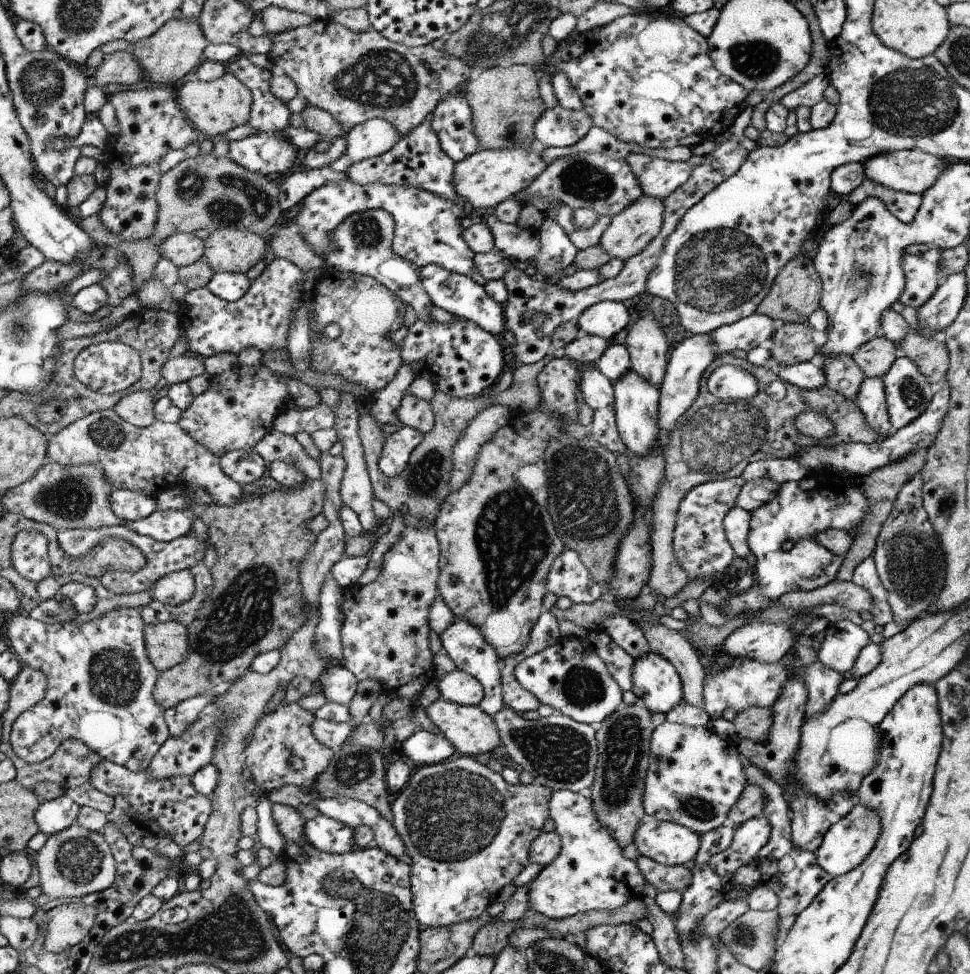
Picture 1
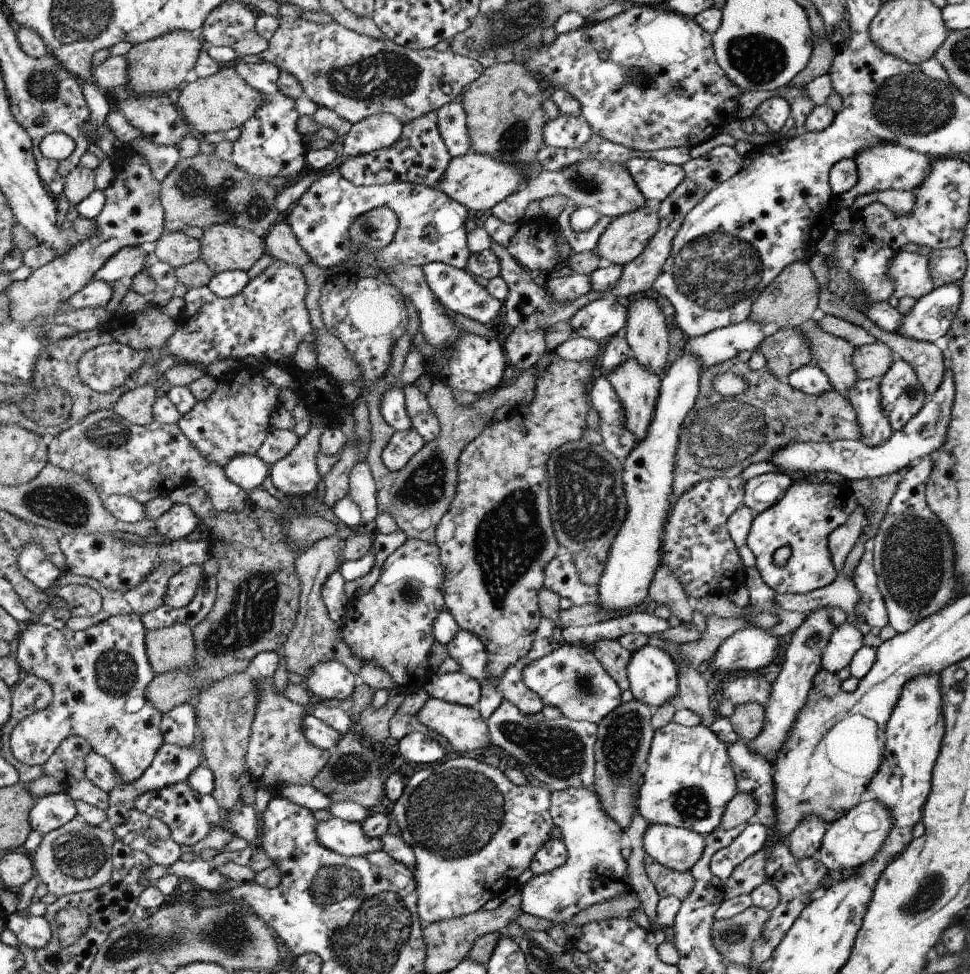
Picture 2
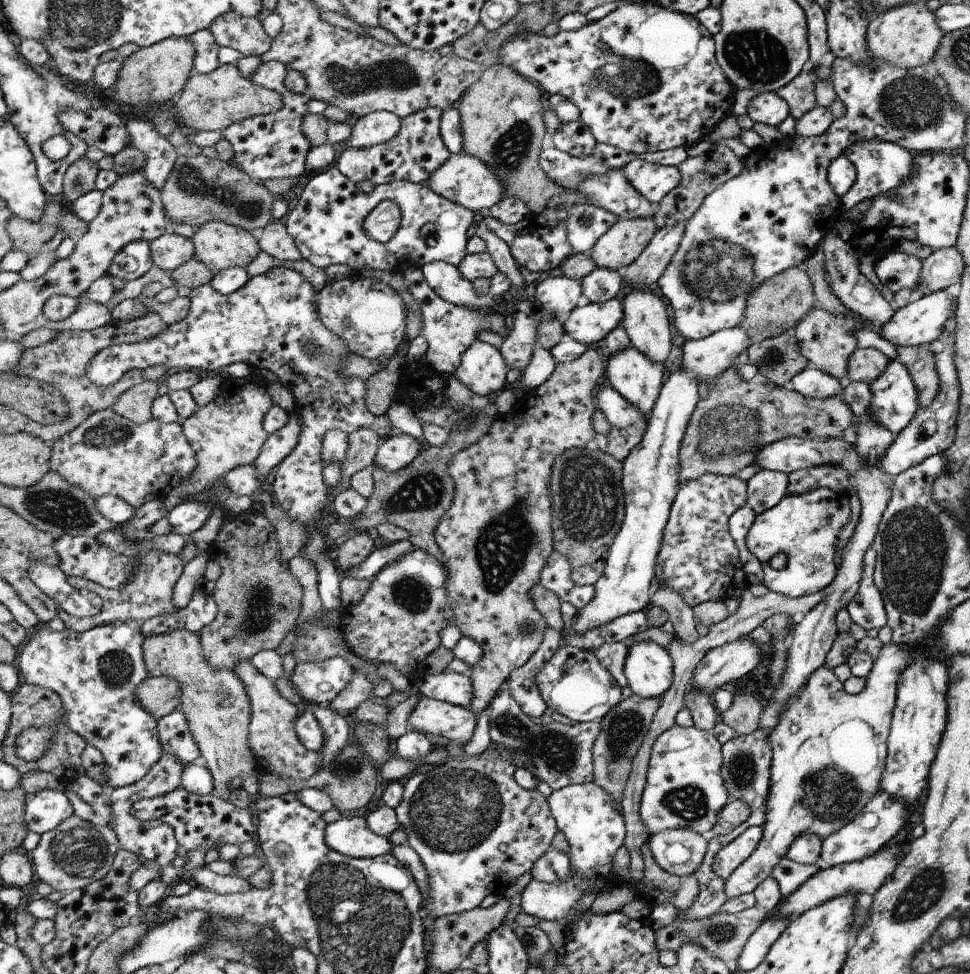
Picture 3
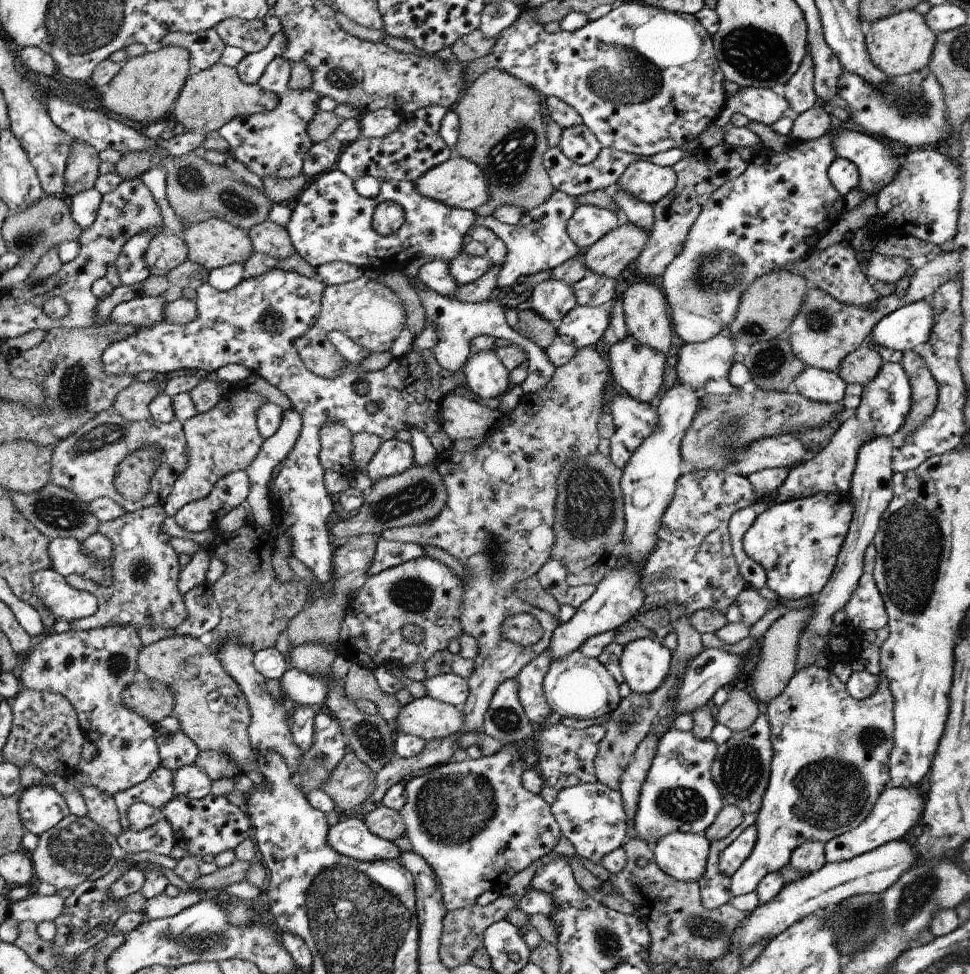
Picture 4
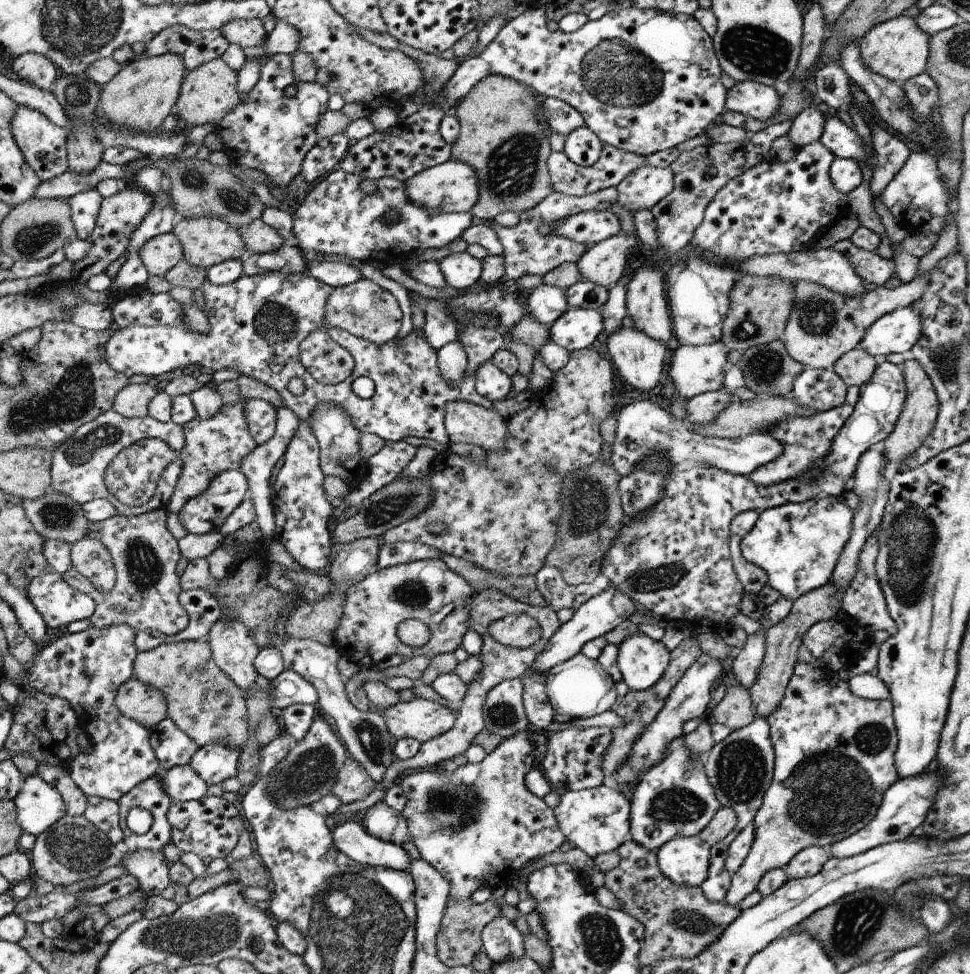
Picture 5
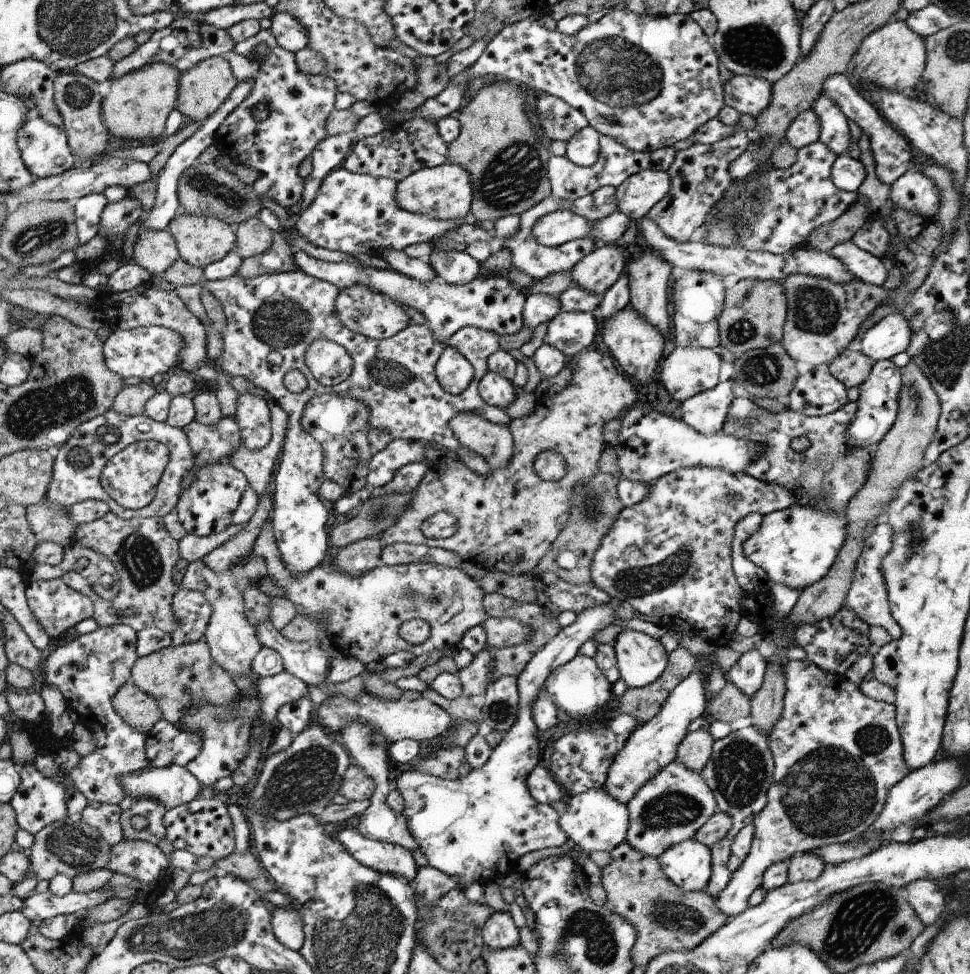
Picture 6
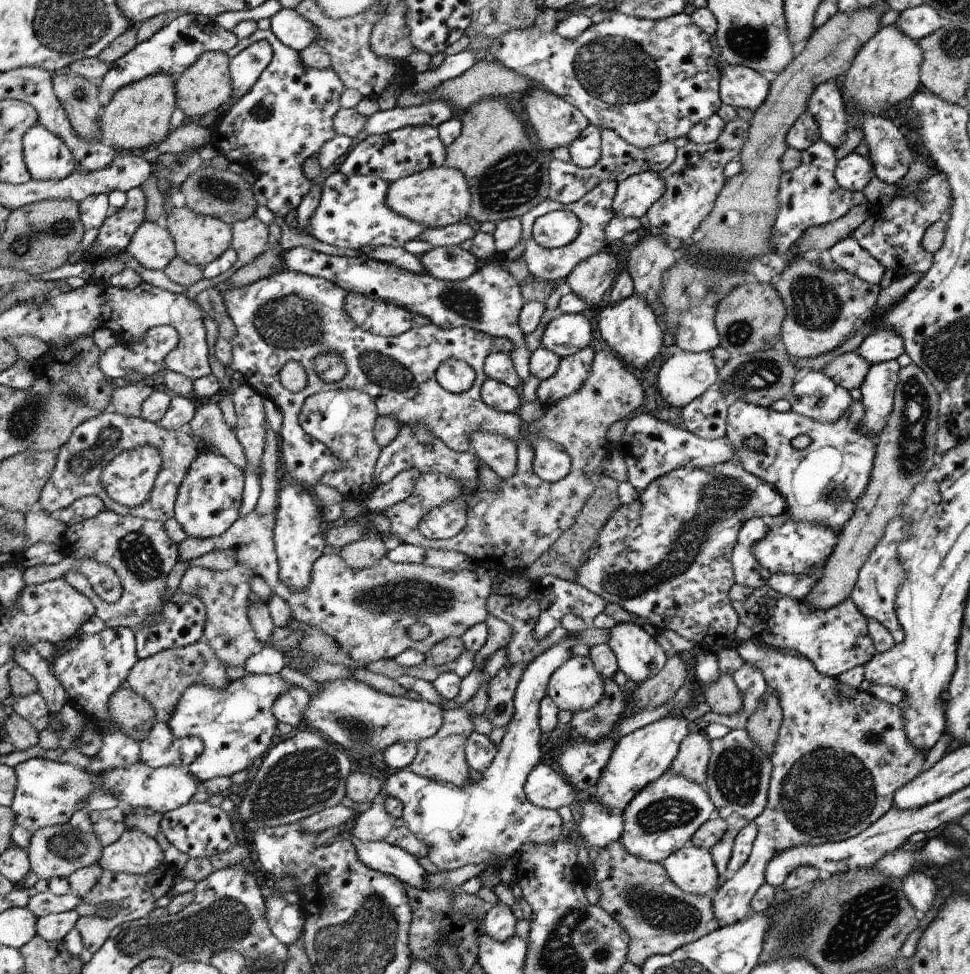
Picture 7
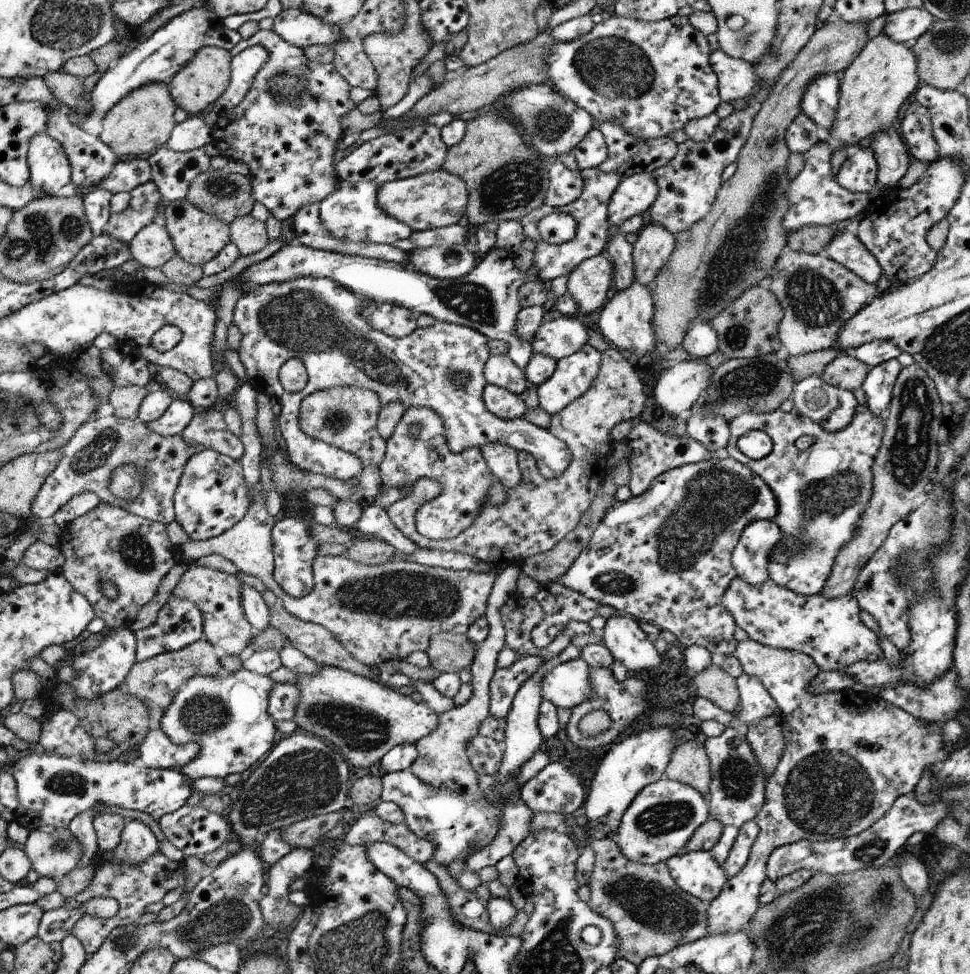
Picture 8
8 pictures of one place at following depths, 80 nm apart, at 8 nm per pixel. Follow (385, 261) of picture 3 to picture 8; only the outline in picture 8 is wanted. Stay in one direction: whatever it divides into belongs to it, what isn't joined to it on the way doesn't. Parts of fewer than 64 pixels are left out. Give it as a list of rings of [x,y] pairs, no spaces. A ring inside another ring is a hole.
[[[348,181],[338,183],[337,189],[319,203],[319,215],[323,225],[332,236],[354,242],[384,243],[392,245],[396,240],[409,238],[414,232],[407,224],[388,216],[376,202],[378,187],[372,181],[354,184]]]

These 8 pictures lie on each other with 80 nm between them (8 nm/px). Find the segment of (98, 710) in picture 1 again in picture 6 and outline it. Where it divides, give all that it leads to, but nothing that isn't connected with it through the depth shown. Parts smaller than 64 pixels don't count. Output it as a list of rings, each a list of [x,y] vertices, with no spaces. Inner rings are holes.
[[[127,625],[99,627],[93,632],[58,646],[45,661],[41,672],[43,684],[58,688],[67,707],[78,716],[78,723],[86,726],[96,742],[96,750],[82,756],[79,764],[70,770],[74,788],[89,802],[120,805],[124,793],[124,776],[152,768],[147,756],[149,735],[132,728],[120,717],[112,703],[118,691],[131,679],[138,662],[138,634]]]

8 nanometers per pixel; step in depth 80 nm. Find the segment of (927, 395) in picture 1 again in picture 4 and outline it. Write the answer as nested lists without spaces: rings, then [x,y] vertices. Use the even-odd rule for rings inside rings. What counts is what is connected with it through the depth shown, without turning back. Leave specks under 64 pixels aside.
[[[884,362],[878,374],[863,386],[861,401],[854,415],[838,427],[828,443],[810,460],[790,469],[785,481],[771,494],[772,504],[806,498],[816,493],[848,496],[859,448],[874,437],[890,437],[898,431],[910,410],[911,396],[911,384],[901,363]]]

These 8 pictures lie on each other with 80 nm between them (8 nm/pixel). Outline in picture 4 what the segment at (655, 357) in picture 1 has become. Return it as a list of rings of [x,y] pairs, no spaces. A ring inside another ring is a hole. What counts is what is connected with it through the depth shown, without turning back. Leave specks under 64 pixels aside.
[[[638,277],[636,281],[629,284],[621,298],[628,335],[653,348],[653,351],[660,351],[665,356],[672,342],[672,328],[668,318],[668,303],[663,290],[646,278]]]

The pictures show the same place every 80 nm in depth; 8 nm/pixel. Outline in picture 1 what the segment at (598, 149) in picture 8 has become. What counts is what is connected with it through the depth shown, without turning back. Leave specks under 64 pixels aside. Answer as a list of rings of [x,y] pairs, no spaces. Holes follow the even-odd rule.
[[[558,104],[545,109],[536,121],[534,134],[546,147],[569,147],[584,138],[593,125],[586,111],[571,111]]]

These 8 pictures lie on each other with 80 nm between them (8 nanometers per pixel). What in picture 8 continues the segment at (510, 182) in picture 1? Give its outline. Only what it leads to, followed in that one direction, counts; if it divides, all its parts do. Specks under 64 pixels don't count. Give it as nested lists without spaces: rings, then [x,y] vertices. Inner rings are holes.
[[[440,170],[381,184],[376,202],[388,216],[407,224],[413,231],[427,231],[464,222],[469,196],[462,178]]]

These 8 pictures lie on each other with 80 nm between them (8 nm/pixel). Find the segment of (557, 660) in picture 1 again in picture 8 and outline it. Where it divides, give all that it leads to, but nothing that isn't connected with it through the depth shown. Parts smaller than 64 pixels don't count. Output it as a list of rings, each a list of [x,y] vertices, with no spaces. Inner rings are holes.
[[[578,657],[565,663],[557,662],[554,668],[550,669],[541,680],[541,697],[543,701],[550,701],[560,708],[574,708],[577,704],[591,693],[589,676],[590,666],[582,657]]]

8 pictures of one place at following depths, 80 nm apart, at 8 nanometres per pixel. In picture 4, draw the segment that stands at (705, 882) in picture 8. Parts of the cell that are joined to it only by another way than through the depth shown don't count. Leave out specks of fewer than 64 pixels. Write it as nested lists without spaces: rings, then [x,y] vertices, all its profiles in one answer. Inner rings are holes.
[[[676,831],[655,842],[653,853],[664,873],[682,882],[697,882],[707,865],[709,844],[703,833]]]

